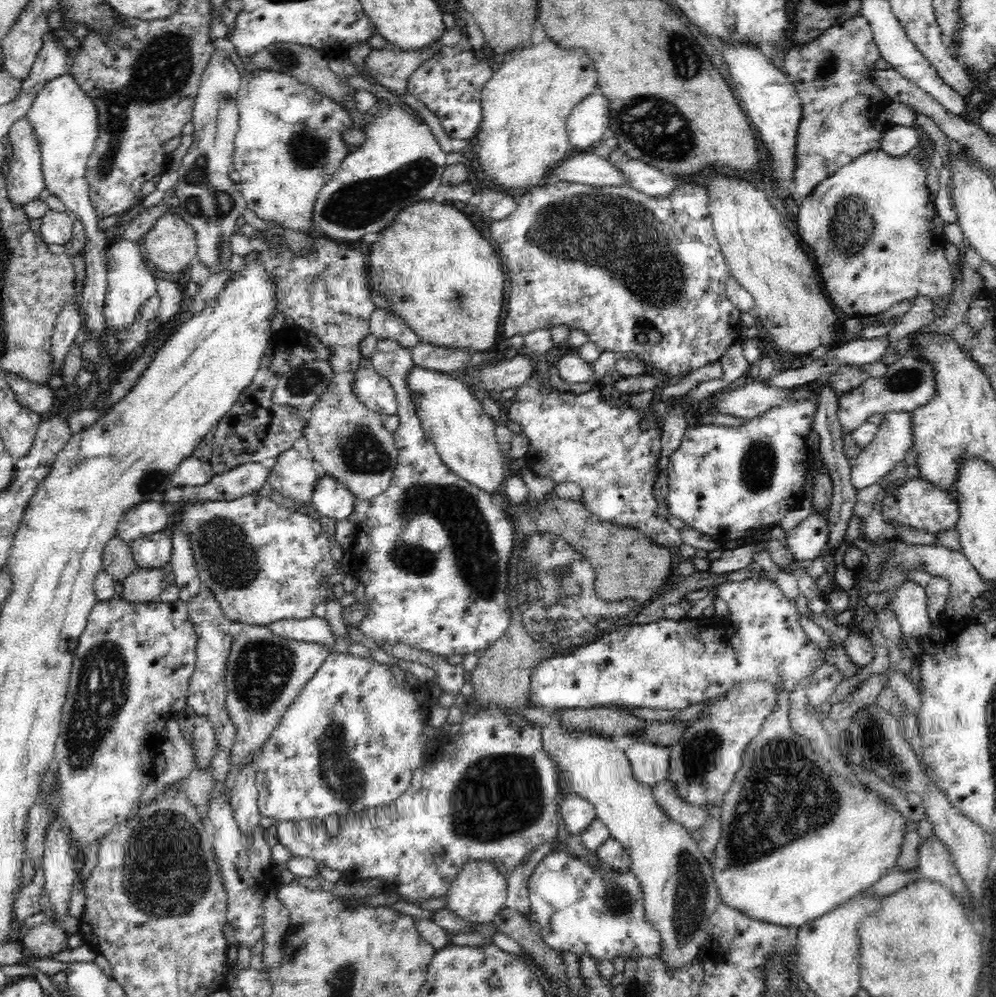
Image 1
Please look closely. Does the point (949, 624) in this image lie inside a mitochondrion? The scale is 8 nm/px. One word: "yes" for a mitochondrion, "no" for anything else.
no

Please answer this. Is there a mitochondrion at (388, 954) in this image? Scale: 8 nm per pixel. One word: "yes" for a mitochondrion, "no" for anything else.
no

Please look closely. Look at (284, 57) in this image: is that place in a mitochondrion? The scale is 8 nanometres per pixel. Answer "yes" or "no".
yes

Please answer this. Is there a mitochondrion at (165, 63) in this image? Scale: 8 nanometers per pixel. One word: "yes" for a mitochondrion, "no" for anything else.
yes

